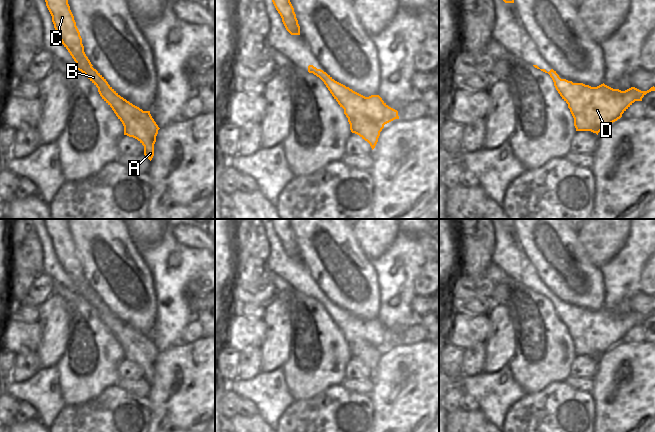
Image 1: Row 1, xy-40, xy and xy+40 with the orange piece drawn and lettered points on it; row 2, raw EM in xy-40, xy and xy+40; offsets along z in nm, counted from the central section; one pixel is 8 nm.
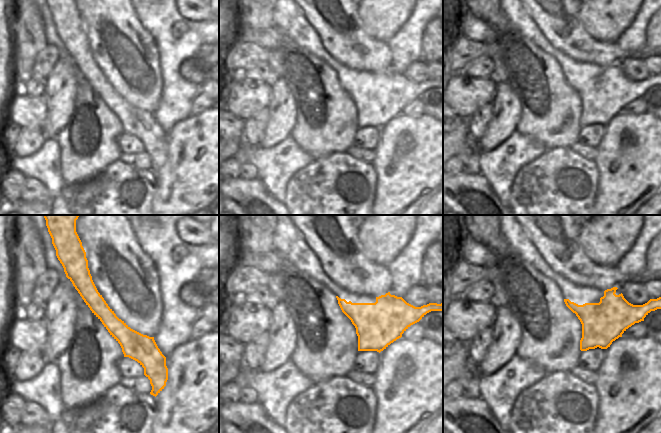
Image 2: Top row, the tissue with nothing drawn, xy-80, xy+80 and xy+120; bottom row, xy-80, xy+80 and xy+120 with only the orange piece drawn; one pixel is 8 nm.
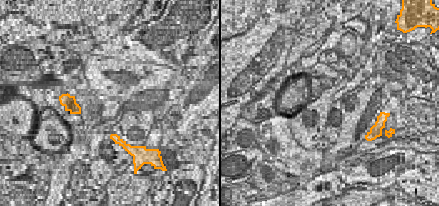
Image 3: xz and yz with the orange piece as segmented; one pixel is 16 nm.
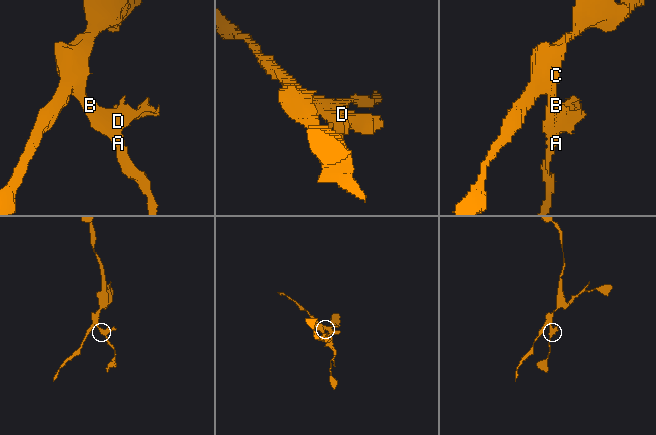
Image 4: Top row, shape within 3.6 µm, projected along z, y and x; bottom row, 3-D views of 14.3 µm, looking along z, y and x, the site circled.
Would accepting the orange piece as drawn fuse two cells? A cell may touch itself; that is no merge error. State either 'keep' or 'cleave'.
cleave

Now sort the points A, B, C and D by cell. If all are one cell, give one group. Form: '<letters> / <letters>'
A B C / D

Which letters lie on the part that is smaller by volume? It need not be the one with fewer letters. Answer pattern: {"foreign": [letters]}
{"foreign": ["D"]}

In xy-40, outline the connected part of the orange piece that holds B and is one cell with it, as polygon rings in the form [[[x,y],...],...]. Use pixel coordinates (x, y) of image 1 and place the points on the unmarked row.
[[[43,219],[52,240],[54,252],[81,295],[97,312],[102,323],[112,332],[124,350],[124,359],[137,363],[144,370],[144,379],[151,385],[160,353],[150,335],[143,335],[121,321],[94,293],[84,276],[82,262],[68,228],[69,219]]]

